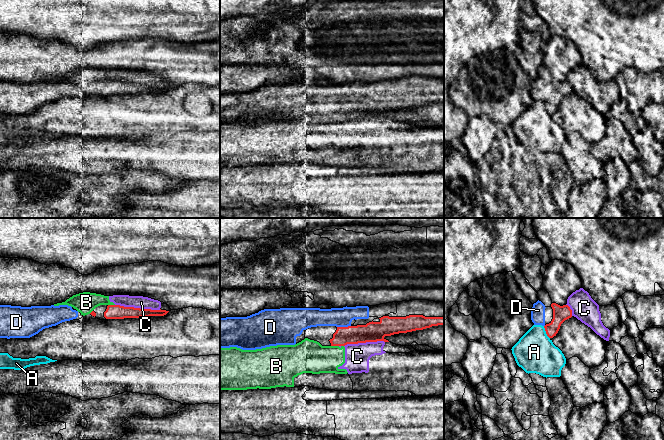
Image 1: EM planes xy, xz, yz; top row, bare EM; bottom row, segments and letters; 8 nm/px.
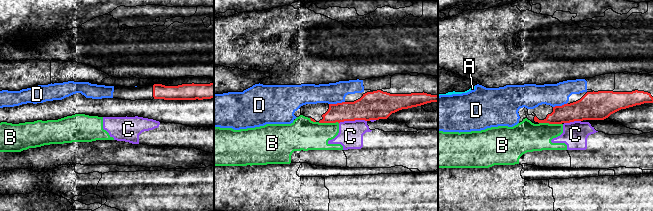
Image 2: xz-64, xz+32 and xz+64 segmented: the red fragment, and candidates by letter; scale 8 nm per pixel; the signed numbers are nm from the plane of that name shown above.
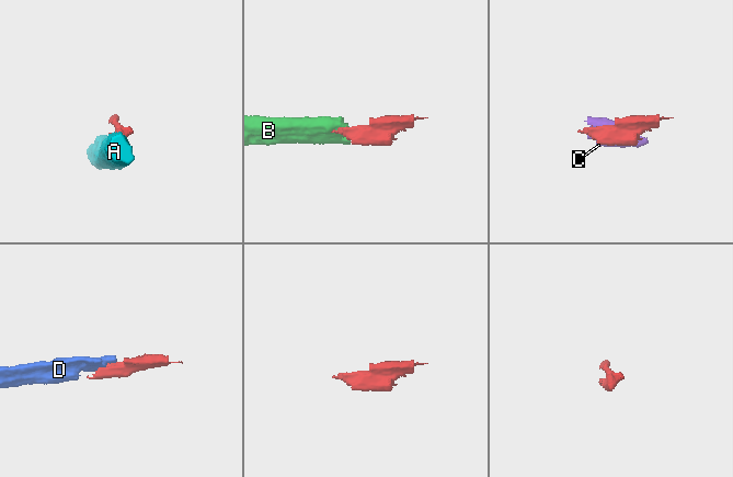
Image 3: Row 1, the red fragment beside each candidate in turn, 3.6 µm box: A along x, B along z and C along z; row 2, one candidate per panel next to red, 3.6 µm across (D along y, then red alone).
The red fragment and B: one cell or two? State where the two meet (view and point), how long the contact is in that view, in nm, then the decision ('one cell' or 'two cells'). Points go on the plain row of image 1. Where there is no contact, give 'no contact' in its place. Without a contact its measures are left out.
contact xz (335, 121); length 60 nm; two cells

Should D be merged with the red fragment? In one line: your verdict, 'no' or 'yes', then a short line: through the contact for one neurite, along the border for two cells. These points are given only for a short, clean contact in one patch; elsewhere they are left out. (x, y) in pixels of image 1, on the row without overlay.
yes; line xz (373, 107), (347, 107), (343, 103), (340, 93)

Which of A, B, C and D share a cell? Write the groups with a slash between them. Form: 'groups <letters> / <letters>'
groups A / B C / D

